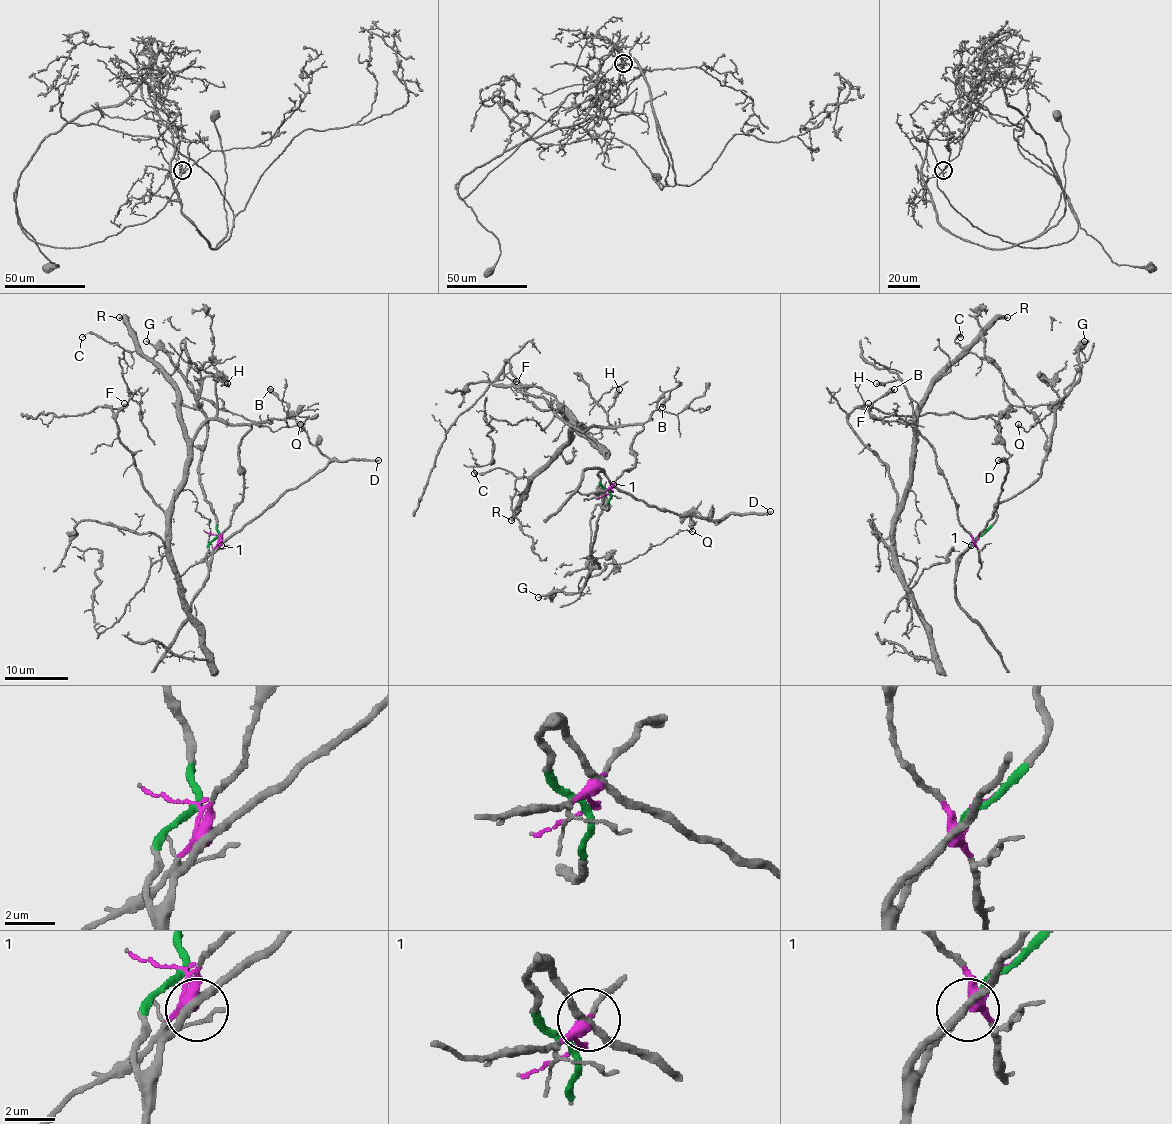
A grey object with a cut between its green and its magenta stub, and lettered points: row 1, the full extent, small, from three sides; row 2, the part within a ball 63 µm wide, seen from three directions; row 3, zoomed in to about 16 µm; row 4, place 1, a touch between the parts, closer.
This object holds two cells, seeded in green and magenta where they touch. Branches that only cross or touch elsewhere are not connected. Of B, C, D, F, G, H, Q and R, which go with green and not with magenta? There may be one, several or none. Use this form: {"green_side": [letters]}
{"green_side": ["D", "G", "Q"]}

